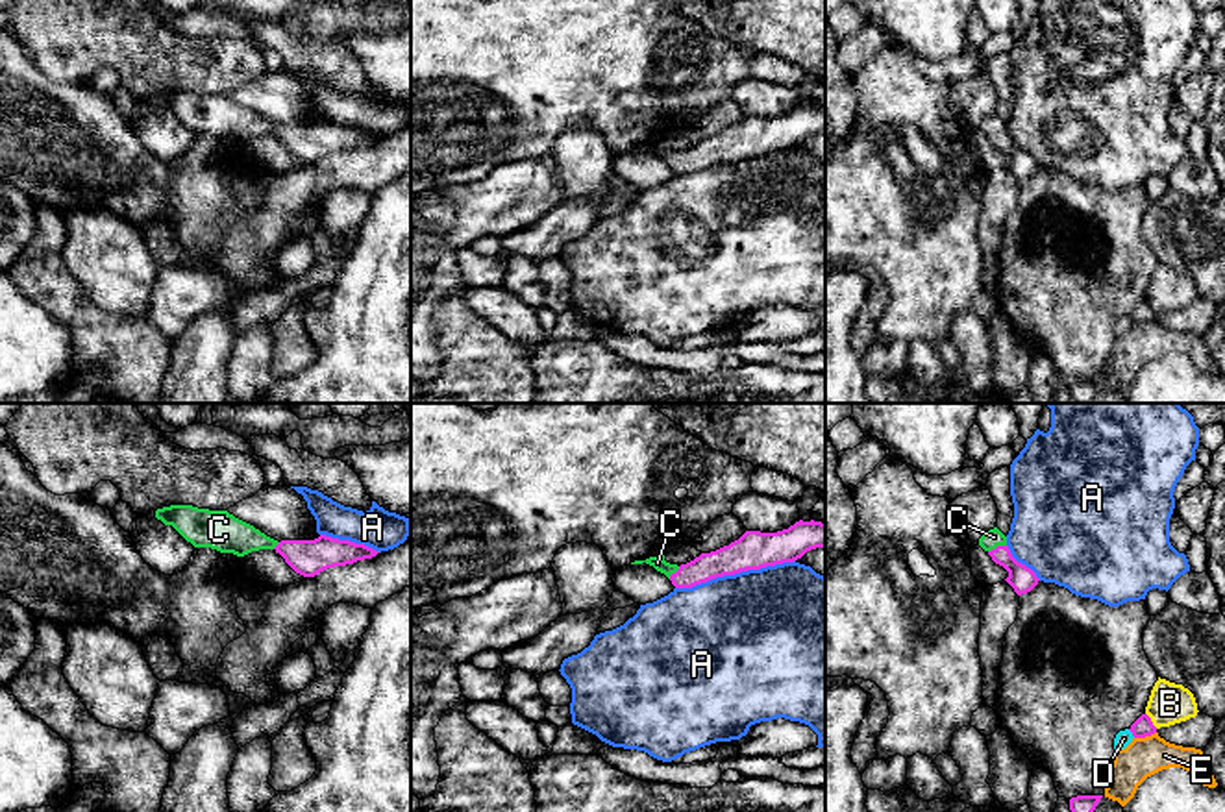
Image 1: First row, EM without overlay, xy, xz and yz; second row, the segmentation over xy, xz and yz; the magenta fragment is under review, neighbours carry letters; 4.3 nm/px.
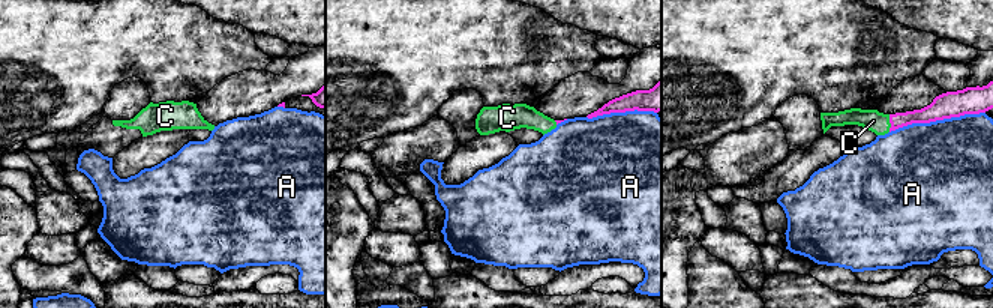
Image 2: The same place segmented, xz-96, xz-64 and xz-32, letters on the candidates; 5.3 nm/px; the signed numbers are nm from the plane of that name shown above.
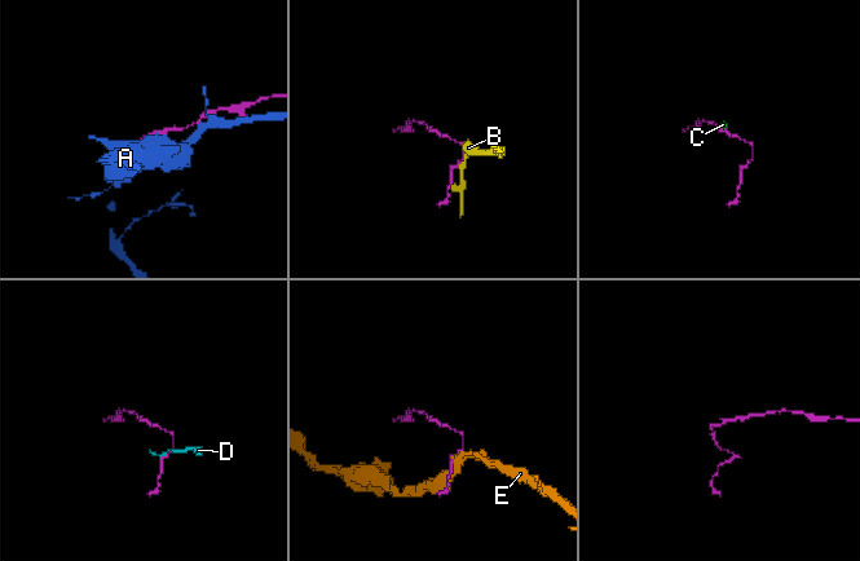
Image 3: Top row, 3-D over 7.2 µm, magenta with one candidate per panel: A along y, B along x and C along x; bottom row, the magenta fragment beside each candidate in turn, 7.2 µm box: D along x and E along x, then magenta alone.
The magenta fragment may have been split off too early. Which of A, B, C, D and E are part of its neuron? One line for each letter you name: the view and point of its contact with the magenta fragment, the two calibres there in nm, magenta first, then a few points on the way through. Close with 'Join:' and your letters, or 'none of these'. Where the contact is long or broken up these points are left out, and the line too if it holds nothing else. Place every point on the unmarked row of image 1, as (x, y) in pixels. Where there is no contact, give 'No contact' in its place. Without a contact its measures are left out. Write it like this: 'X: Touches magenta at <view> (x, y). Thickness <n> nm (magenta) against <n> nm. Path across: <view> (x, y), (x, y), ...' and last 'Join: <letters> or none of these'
C: Touches magenta at yz (996, 134). Thickness 110 nm (magenta) against 80 nm. Path across: yz (1020, 163), (996, 134), (994, 123)
Join: C

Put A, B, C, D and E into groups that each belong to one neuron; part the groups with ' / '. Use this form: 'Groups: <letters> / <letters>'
Groups: A / B / C / D / E

